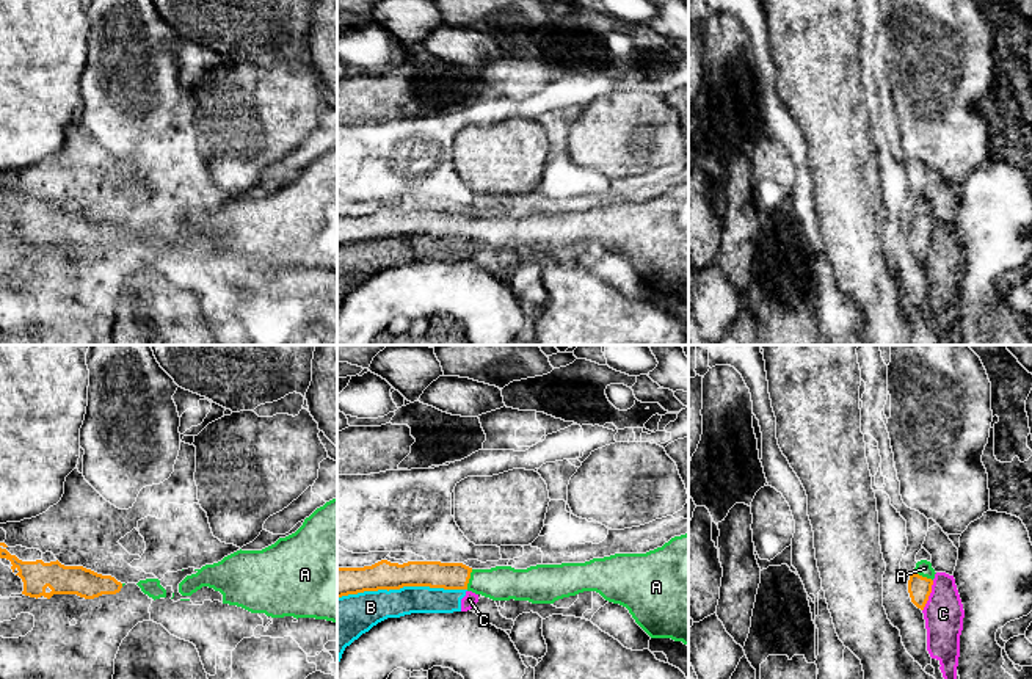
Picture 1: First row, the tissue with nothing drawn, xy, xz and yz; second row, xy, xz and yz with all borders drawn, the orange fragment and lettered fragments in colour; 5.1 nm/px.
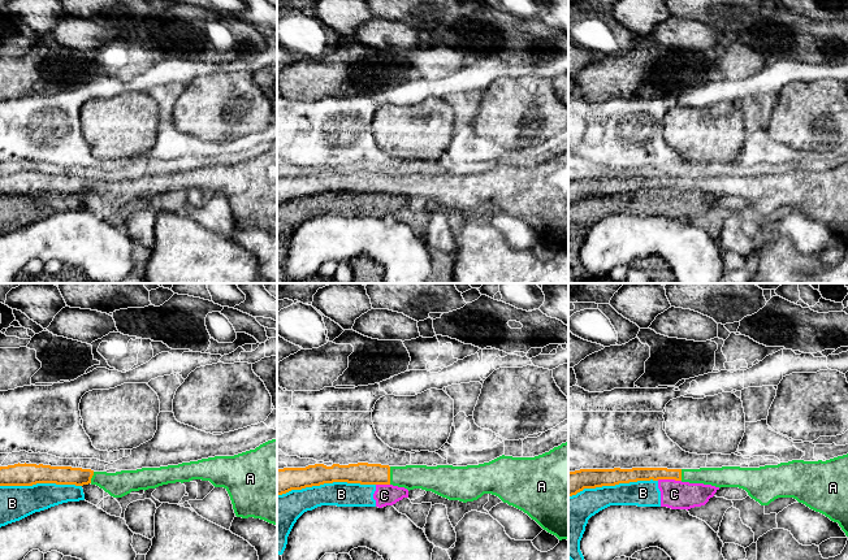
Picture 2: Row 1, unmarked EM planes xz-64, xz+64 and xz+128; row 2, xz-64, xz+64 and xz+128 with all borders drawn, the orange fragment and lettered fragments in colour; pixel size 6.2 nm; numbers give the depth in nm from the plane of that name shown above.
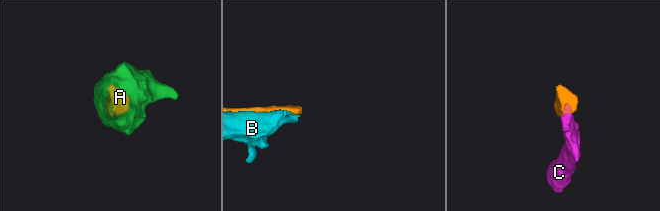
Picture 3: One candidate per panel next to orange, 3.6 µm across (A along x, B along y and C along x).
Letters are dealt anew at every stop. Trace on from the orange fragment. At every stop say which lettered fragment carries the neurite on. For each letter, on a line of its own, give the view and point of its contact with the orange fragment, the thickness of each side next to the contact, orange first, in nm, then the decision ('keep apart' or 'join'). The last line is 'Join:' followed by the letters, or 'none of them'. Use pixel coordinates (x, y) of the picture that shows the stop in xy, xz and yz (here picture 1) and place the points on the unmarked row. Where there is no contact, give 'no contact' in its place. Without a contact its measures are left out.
A: meets orange in xz at (468, 228); 140 nm thick on the orange side, 180 nm on the other; join
B: meets orange in xz at (402, 236); 140 nm thick on the orange side, 190 nm on the other; keep apart
C: meets orange in yz at (929, 243); 120 nm thick on the orange side, 200 nm on the other; keep apart
Join: A

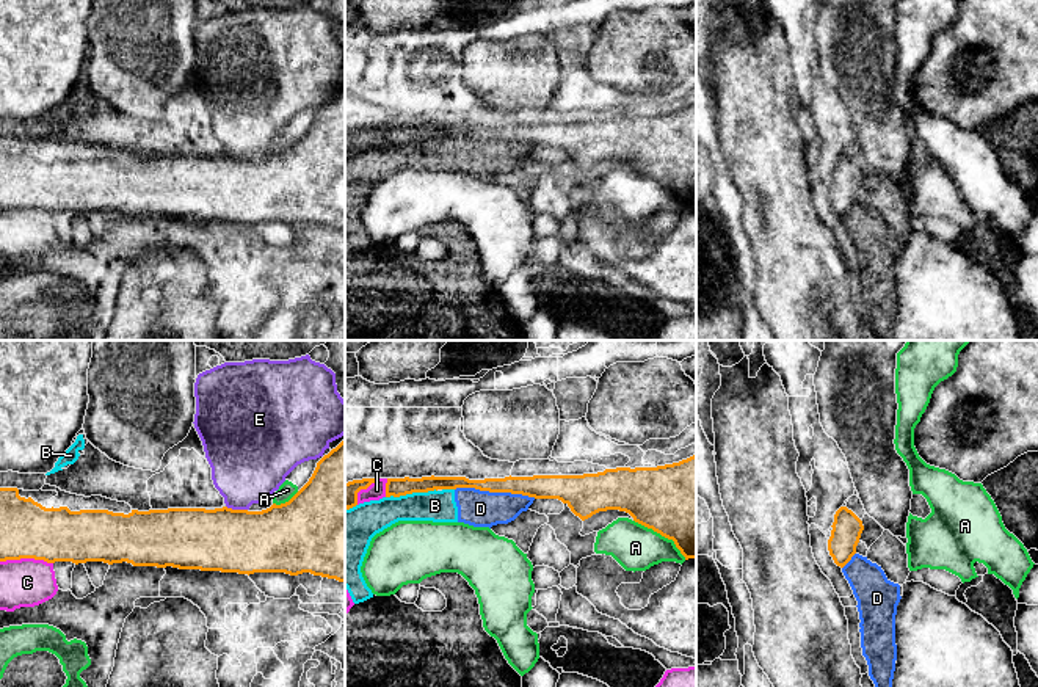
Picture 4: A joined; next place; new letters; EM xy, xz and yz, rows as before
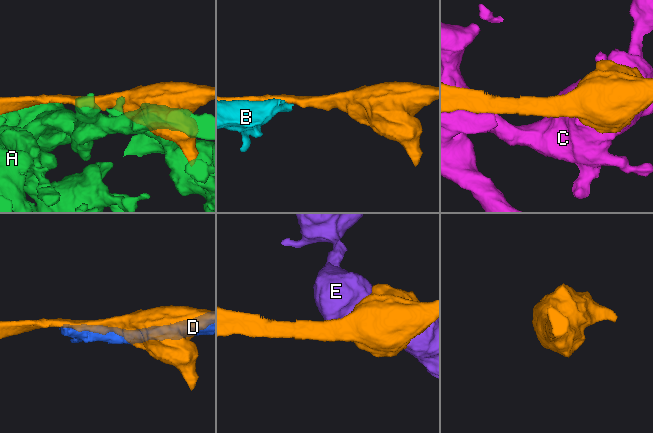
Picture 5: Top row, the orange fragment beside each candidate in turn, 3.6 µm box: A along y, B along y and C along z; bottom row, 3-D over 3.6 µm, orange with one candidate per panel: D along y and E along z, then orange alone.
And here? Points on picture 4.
A: meets orange in xz at (662, 184); 460 nm thick on the orange side, 240 nm on the other; keep apart
B: meets orange in xz at (411, 141); 100 nm thick on the orange side, 170 nm on the other; keep apart
C: meets orange in xy at (27, 206); 280 nm thick on the orange side, 260 nm on the other; keep apart
D: meets orange in xz at (496, 140); 130 nm thick on the orange side, 190 nm on the other; keep apart
E: meets orange in xy at (237, 159); 340 nm thick on the orange side, 380 nm on the other; keep apart
Join: none of them

